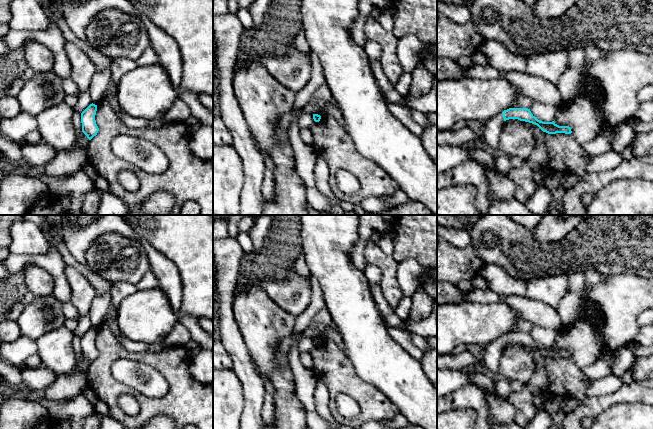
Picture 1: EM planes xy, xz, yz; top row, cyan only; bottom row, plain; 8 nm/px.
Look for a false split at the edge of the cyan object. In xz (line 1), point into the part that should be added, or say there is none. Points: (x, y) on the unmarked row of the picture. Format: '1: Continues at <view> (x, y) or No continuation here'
1: No continuation here

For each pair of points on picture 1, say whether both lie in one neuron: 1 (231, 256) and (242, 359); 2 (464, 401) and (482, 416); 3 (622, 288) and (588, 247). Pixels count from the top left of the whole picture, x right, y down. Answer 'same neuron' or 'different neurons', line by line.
1: same neuron
2: same neuron
3: different neurons

